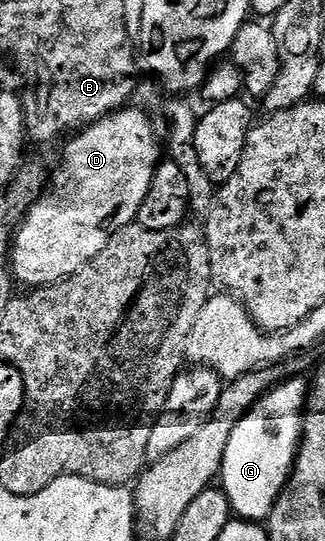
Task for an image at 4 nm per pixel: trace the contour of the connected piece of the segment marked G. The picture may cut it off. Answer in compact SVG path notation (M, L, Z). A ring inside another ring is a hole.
M300 377L293 381L281 380L245 413L238 427L234 427L234 435L230 435L230 443L226 443L219 480L237 518L267 522L278 495L292 476L292 464L296 461L296 450L300 447L302 418L309 388L309 382Z

